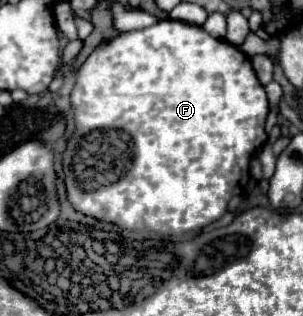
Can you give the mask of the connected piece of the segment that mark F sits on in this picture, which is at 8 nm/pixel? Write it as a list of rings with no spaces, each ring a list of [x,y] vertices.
[[[159,20],[157,24],[141,30],[131,30],[123,32],[107,44],[97,46],[81,70],[77,72],[75,88],[71,92],[71,106],[73,106],[73,116],[75,116],[75,132],[67,140],[67,148],[63,152],[63,172],[65,172],[65,190],[67,190],[67,200],[71,206],[85,214],[91,216],[99,222],[109,222],[117,224],[121,228],[129,230],[149,230],[149,232],[159,232],[159,234],[169,234],[169,236],[179,236],[185,232],[193,232],[197,228],[203,228],[215,220],[219,220],[225,210],[227,202],[231,196],[241,194],[241,186],[245,186],[249,178],[249,162],[253,154],[267,142],[267,132],[265,132],[265,120],[269,114],[269,102],[265,88],[259,84],[255,70],[251,66],[251,60],[245,52],[241,52],[237,46],[229,44],[227,40],[219,40],[209,36],[201,26],[197,24],[187,24],[179,20]]]

